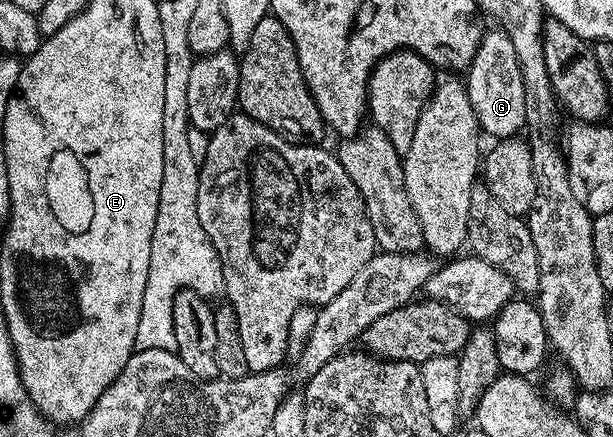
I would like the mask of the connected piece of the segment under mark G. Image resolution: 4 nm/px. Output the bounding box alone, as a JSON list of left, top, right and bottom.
[466,29,527,140]

